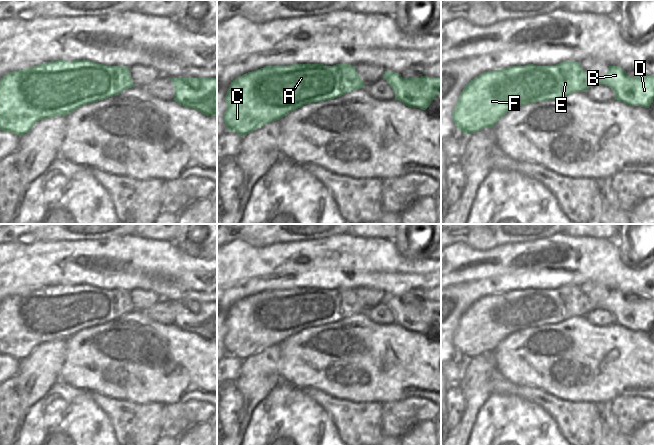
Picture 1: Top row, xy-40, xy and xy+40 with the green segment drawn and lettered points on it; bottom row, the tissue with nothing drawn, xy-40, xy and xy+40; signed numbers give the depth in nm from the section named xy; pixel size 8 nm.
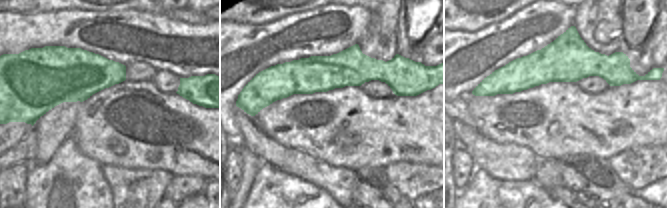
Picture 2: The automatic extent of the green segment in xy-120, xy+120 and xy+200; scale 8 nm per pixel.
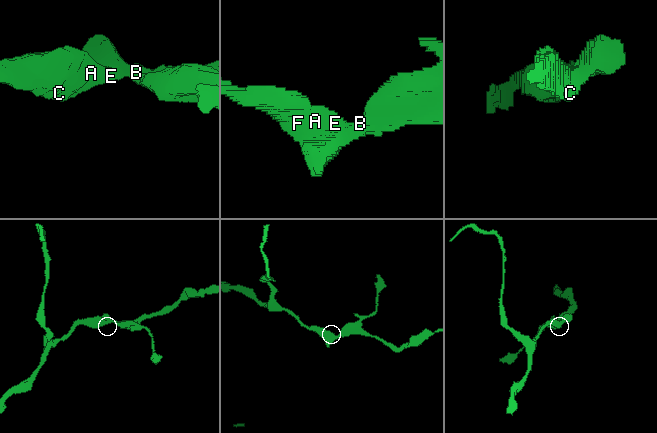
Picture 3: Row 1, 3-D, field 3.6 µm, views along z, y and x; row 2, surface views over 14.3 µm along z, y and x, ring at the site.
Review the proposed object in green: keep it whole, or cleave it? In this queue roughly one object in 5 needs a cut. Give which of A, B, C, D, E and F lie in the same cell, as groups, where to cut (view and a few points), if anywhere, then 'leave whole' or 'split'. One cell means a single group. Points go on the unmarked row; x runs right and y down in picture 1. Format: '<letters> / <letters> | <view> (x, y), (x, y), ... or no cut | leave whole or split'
A B C D E F | no cut | leave whole

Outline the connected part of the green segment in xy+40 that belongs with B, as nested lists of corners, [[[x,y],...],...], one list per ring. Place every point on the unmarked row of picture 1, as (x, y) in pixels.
[[[562,286],[554,290],[510,290],[500,294],[484,296],[471,304],[459,319],[457,329],[453,335],[453,345],[456,351],[464,358],[472,358],[484,352],[493,352],[498,344],[503,342],[510,334],[548,324],[558,324],[574,316],[585,316],[596,308],[604,308],[615,315],[615,324],[624,326],[628,330],[642,330],[649,332],[654,324],[654,300],[641,298],[634,302],[627,299],[626,295],[618,290],[609,290],[609,295],[600,303],[594,304],[580,289],[579,286]]]

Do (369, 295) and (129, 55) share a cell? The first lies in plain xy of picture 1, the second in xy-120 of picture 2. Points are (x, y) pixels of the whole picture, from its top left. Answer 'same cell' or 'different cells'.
different cells

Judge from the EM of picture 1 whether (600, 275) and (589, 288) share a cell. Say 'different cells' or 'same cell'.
different cells

